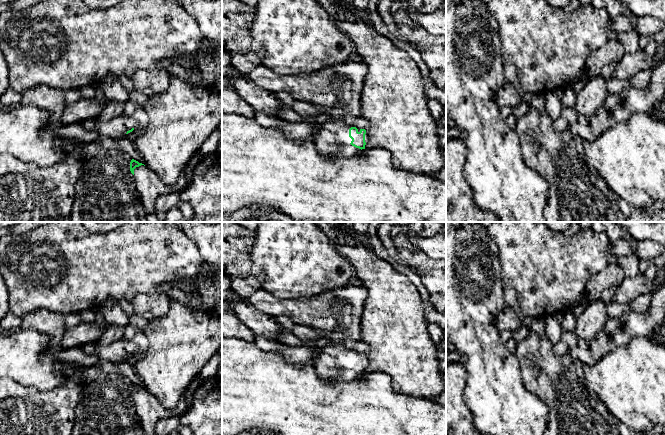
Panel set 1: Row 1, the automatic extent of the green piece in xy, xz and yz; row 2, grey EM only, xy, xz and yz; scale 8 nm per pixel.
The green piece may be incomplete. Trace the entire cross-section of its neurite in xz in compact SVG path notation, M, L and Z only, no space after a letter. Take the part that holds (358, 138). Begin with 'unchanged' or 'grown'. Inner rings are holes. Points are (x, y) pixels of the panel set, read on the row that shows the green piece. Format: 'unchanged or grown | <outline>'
grown | M343 120L324 123L314 133L319 153L329 157L353 157L365 149L368 136L365 129L347 125Z

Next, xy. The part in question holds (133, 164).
grown | M132 159L130 171L134 176L134 185L148 214L155 213L156 201L159 196L166 193L180 193L187 186L186 168L181 172L174 186L165 185L162 180L144 164Z

